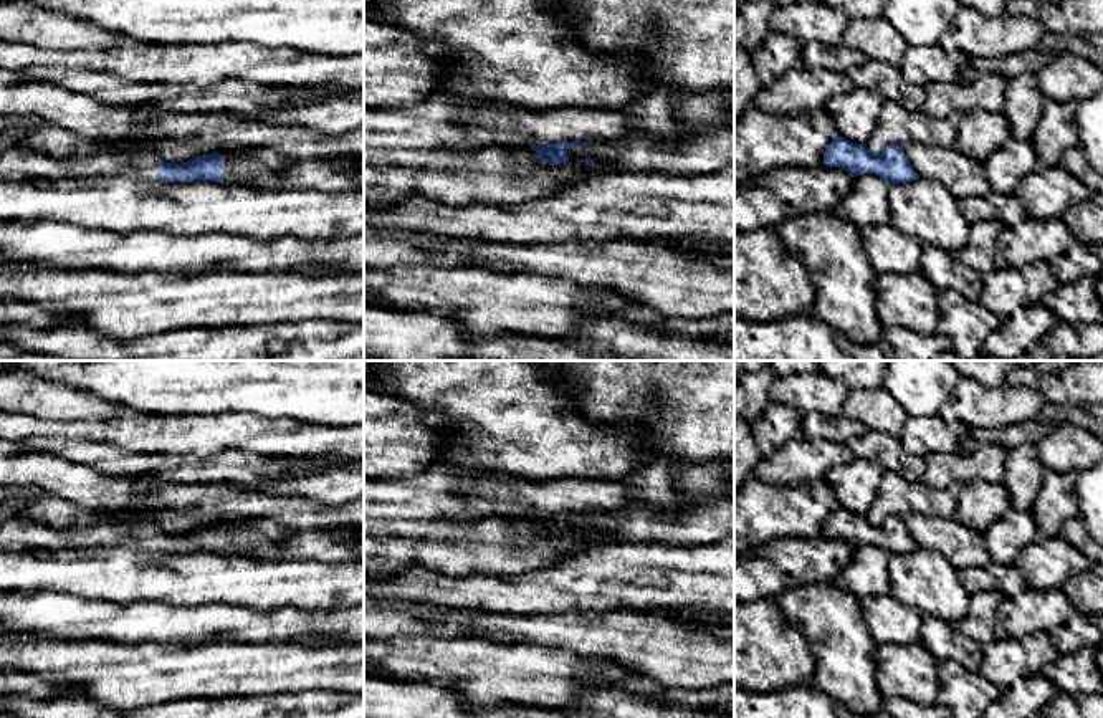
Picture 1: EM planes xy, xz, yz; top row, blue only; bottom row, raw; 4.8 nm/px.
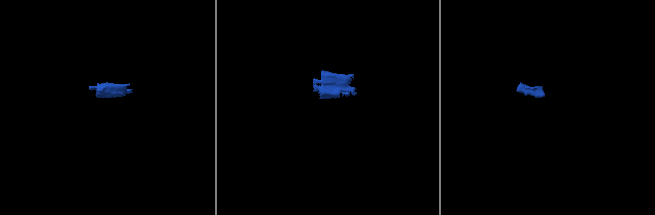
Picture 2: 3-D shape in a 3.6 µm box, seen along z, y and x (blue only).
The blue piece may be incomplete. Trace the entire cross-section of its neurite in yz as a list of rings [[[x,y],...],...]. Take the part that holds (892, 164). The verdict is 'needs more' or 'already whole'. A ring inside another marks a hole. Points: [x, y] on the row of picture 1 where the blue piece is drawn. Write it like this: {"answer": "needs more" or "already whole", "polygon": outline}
{"answer": "already whole", "polygon": [[[842,136],[827,147],[824,164],[827,167],[842,167],[852,177],[875,174],[890,184],[908,184],[919,177],[903,146],[888,144],[881,154],[873,154],[867,146],[848,142]]]}

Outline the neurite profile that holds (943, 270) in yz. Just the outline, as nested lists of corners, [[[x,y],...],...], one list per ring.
[[[923,245],[919,271],[936,291],[953,290],[969,301],[979,301],[981,298],[982,275],[959,261],[953,253]]]

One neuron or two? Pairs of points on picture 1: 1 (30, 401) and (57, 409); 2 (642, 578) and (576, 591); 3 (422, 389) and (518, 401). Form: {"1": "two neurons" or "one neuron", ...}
{"1": "one neuron", "2": "one neuron", "3": "one neuron"}

